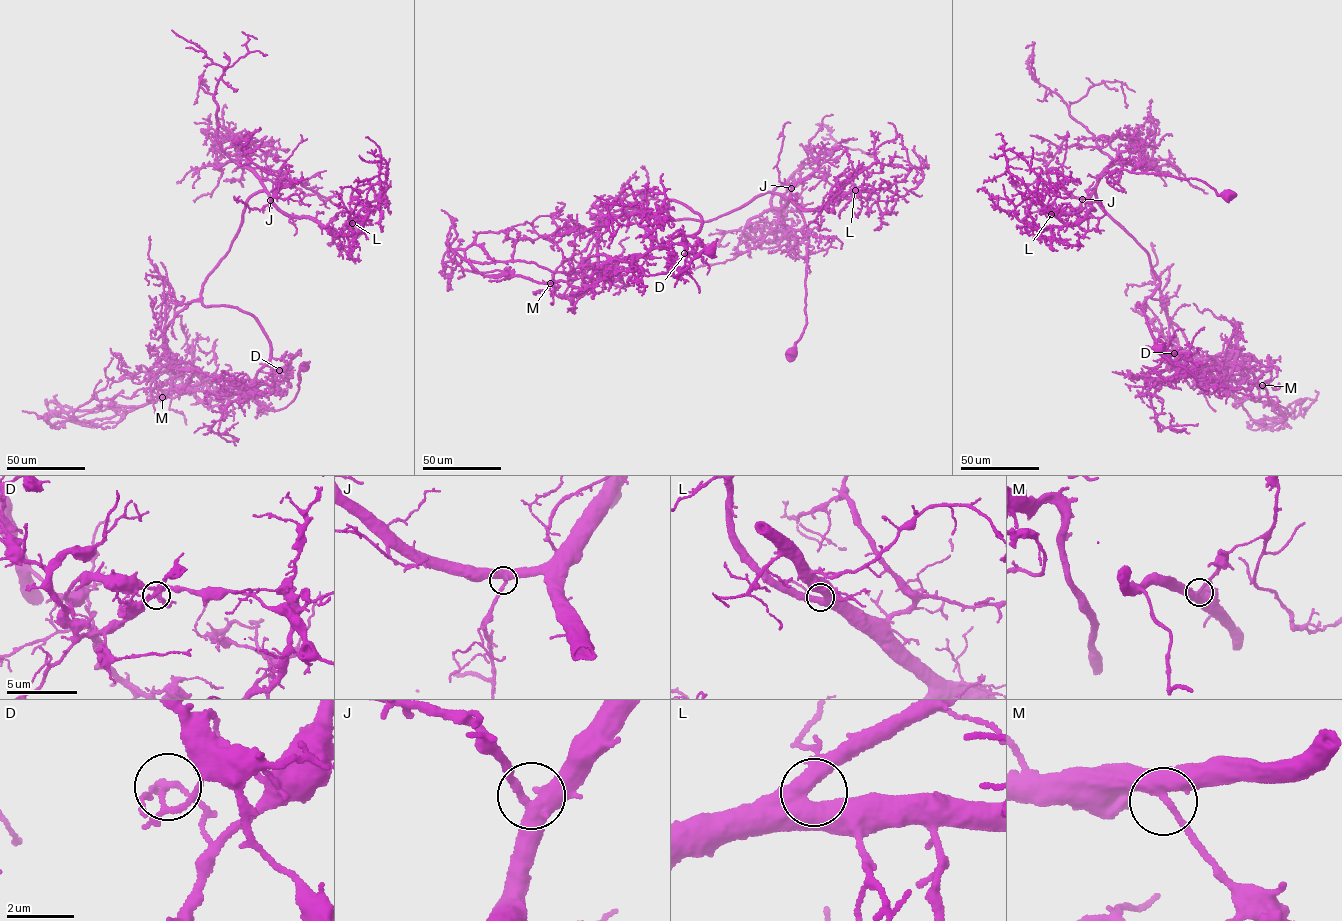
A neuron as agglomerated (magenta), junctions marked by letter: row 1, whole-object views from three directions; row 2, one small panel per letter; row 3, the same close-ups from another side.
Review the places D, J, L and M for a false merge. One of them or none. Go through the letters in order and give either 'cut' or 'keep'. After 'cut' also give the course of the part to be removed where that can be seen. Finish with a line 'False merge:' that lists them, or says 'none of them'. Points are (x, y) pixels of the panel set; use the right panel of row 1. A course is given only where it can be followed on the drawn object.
D: cut; course (1174, 353), (1185, 375), (1246, 376), (1250, 399), (1281, 410), (1271, 418), (1281, 422), (1268, 404), (1280, 401)
J: keep
L: keep
M: keep
False merge: D

